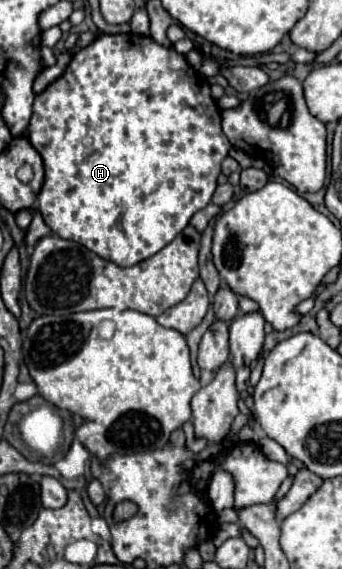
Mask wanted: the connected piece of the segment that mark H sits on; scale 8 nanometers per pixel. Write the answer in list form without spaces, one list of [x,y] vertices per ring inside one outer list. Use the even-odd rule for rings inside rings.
[[[100,34],[96,40],[78,50],[64,74],[54,80],[44,92],[36,94],[34,100],[34,114],[28,128],[30,144],[38,150],[38,154],[44,160],[44,184],[38,192],[38,210],[44,218],[44,222],[50,226],[54,234],[58,234],[64,240],[74,240],[94,254],[98,254],[104,260],[110,260],[118,266],[134,266],[156,252],[160,252],[166,244],[170,244],[190,222],[190,218],[206,208],[206,204],[212,200],[212,194],[216,190],[216,178],[220,174],[220,164],[228,156],[230,142],[222,132],[220,126],[220,108],[218,102],[210,94],[208,80],[196,70],[190,68],[186,56],[178,54],[174,48],[166,48],[152,40],[150,36],[138,36],[138,34]]]

